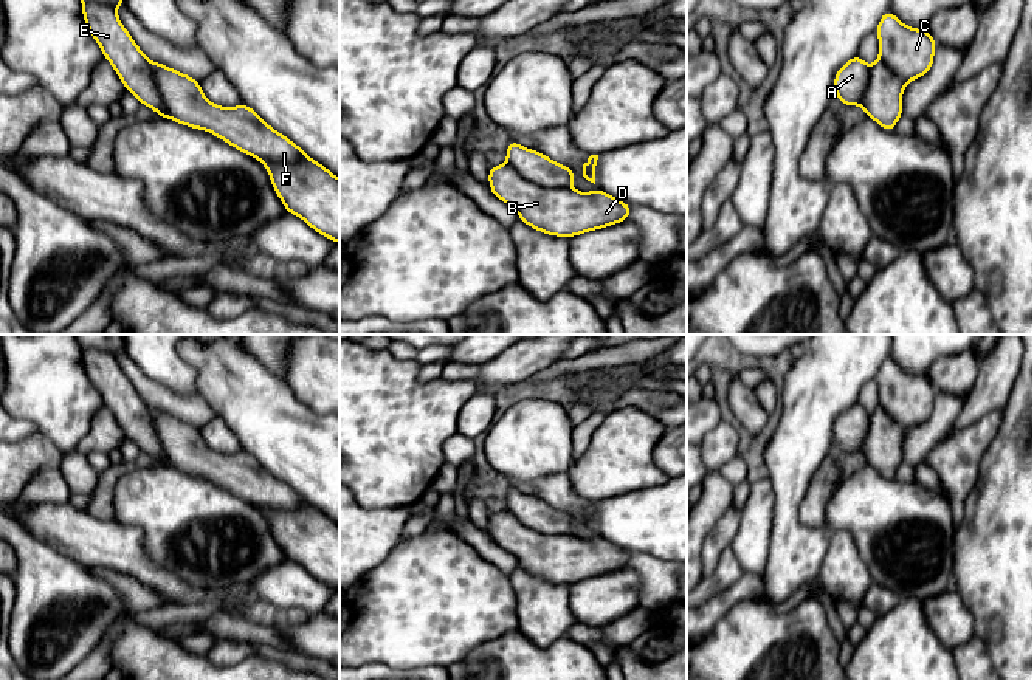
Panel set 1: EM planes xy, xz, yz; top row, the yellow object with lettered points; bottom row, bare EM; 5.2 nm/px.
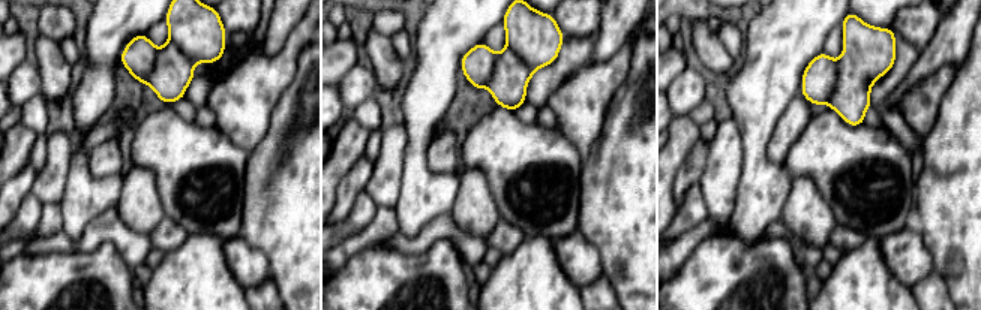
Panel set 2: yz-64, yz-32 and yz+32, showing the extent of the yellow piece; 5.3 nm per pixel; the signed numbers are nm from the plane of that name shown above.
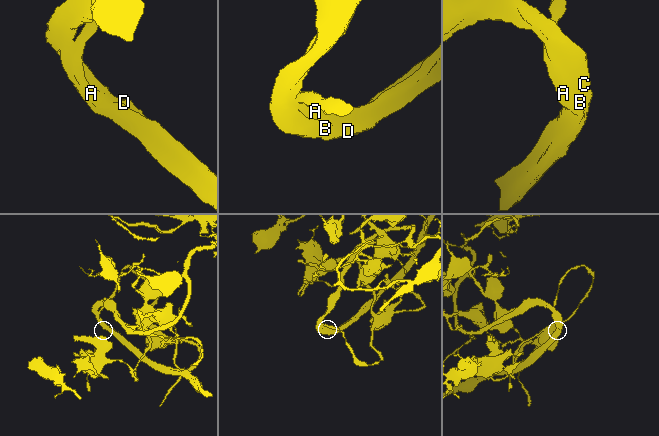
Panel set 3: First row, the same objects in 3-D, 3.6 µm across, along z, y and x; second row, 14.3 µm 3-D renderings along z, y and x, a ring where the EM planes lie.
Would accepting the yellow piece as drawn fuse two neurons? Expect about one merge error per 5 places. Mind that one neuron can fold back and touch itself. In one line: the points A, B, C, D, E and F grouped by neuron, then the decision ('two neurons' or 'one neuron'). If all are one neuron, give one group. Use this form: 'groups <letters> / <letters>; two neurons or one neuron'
groups A B C D E F; one neuron

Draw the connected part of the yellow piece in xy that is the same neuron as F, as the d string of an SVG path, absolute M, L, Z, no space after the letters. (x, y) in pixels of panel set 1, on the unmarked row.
M74 335L82 347L82 364L104 406L110 409L124 435L141 452L150 454L160 465L181 472L206 477L234 496L259 507L268 517L271 533L287 559L304 567L318 581L339 590L339 525L316 507L268 472L246 451L226 455L209 449L194 424L160 409L149 407L121 370L116 355L126 352L122 335Z

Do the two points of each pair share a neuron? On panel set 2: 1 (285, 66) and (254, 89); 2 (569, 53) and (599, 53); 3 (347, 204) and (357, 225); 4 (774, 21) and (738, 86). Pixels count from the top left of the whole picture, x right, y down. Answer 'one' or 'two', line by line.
1: one
2: two
3: two
4: one

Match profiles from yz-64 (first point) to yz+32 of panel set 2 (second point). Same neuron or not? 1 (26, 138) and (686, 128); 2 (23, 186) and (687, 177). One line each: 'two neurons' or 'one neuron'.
1: one neuron
2: one neuron

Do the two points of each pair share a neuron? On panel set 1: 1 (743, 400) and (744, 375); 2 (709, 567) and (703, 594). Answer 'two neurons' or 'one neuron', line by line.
1: two neurons
2: two neurons

